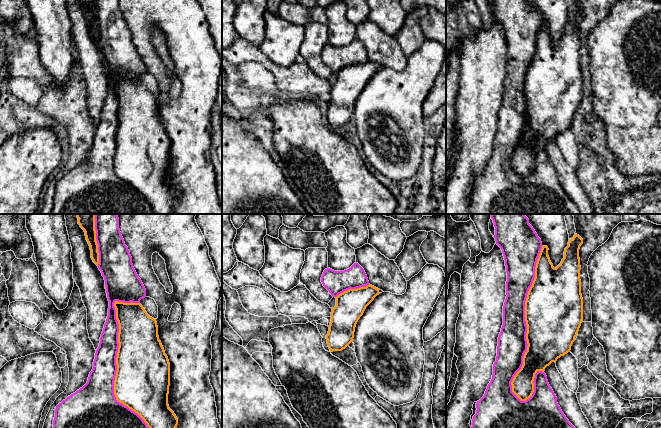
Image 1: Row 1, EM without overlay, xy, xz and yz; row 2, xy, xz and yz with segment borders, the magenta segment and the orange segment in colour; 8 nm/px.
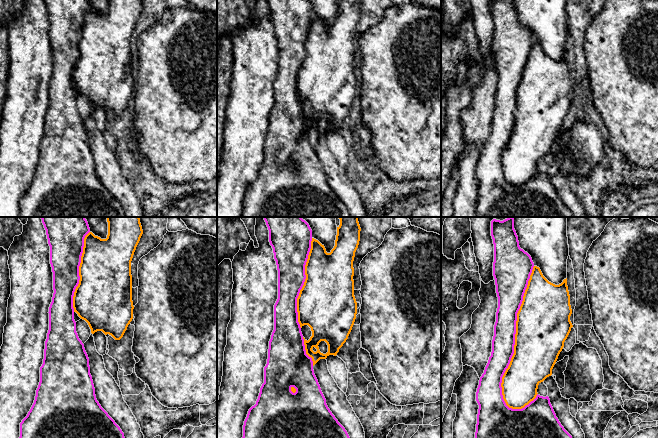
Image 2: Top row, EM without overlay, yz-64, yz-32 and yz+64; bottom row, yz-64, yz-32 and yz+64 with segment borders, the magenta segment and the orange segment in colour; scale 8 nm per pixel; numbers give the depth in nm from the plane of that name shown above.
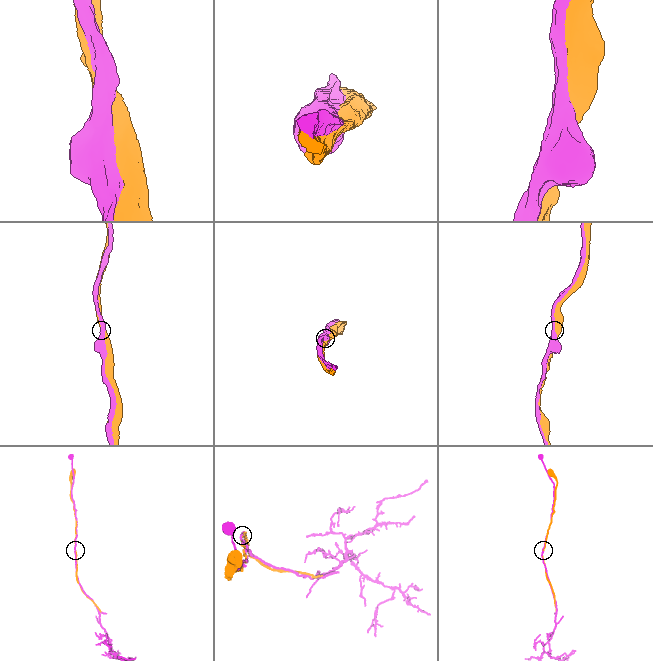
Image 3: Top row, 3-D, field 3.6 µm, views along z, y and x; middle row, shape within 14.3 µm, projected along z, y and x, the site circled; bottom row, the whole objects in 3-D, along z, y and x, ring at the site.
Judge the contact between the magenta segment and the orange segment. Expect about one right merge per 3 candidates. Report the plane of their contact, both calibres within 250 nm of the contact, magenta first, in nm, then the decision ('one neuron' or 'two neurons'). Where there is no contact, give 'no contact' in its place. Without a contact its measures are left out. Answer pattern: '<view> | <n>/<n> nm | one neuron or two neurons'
yz | 240/460 nm | two neurons

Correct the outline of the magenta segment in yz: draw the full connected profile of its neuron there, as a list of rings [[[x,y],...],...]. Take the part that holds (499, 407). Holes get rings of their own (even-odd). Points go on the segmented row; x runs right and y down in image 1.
[[[491,214],[491,218],[495,227],[494,238],[505,260],[507,296],[503,306],[503,325],[498,337],[492,379],[484,396],[476,403],[477,410],[471,428],[575,428],[558,405],[557,397],[544,372],[537,371],[535,374],[534,392],[526,401],[521,401],[512,392],[511,382],[521,369],[527,351],[525,301],[535,278],[542,242],[524,214]]]

